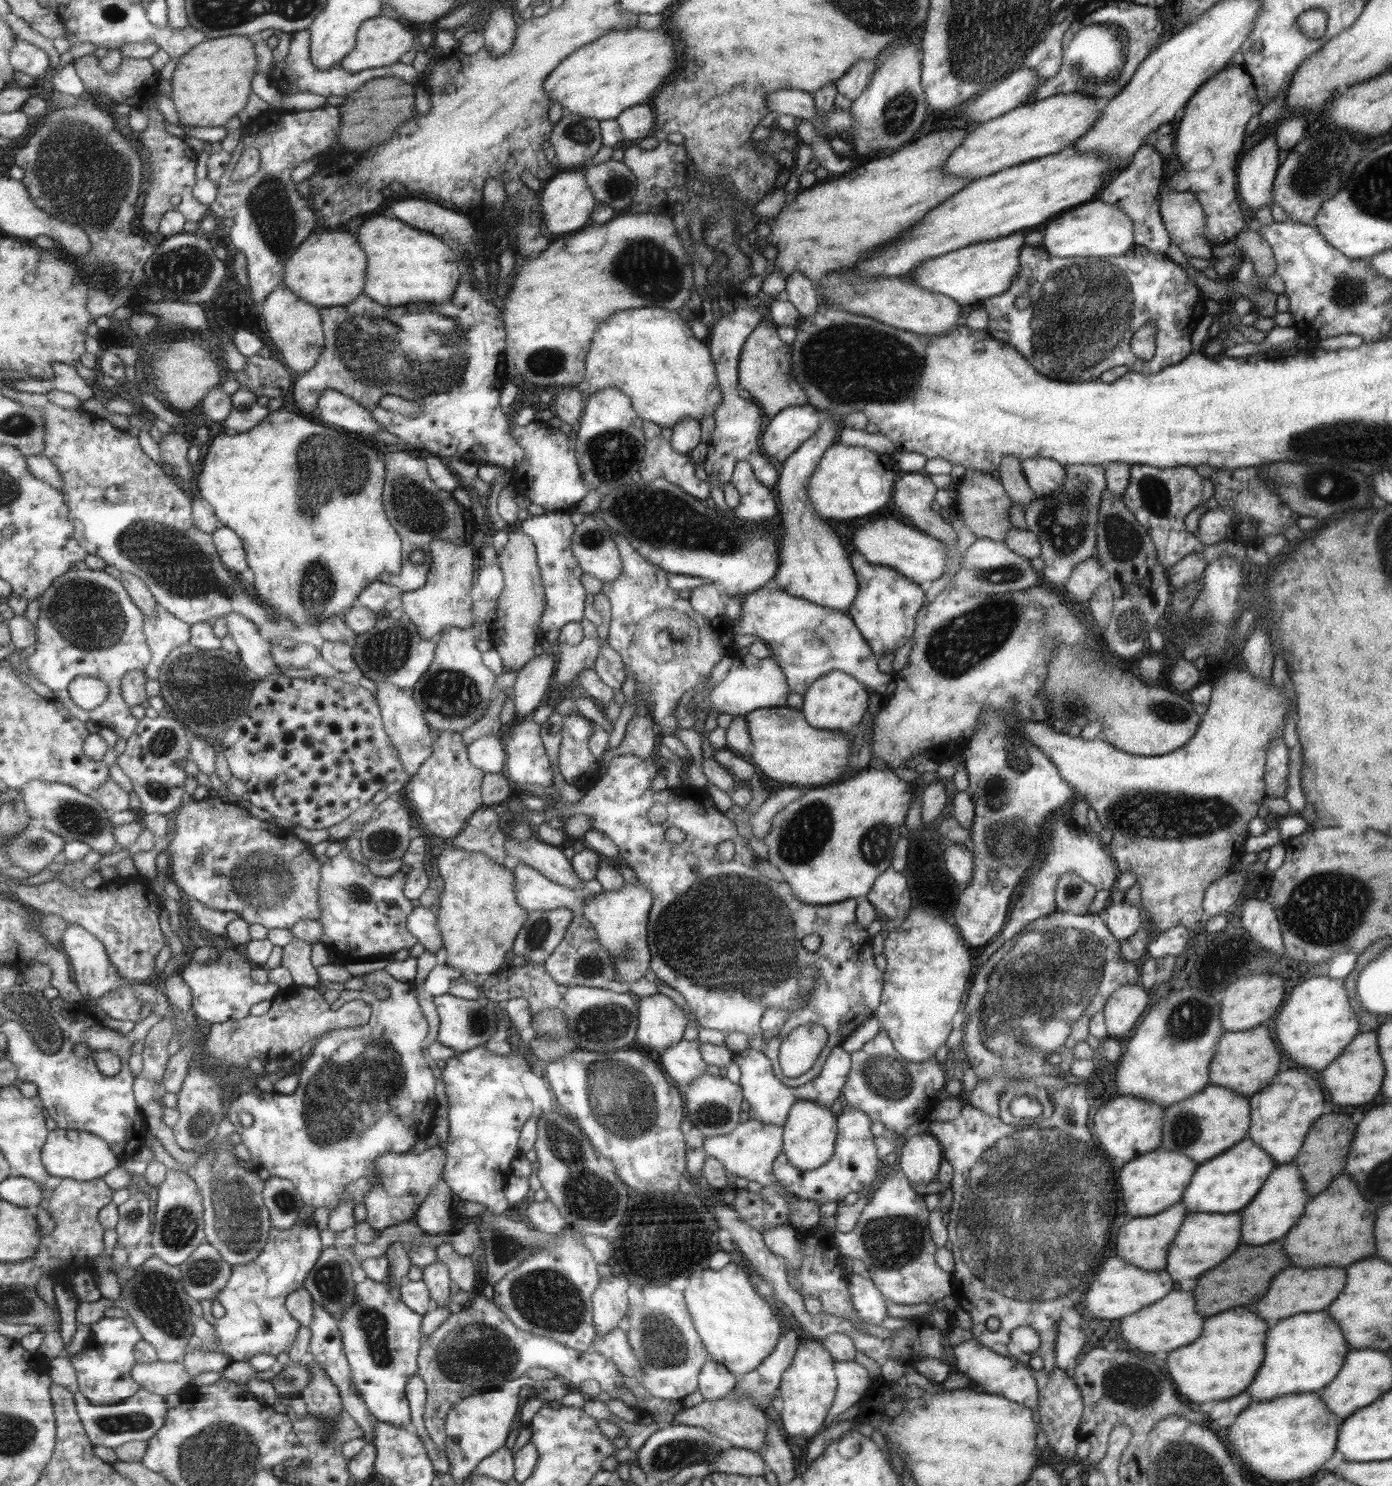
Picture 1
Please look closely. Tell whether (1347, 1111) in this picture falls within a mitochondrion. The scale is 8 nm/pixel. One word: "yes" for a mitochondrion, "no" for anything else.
no

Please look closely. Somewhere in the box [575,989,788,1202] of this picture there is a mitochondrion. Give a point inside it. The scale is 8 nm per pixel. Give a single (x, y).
(614, 1088)

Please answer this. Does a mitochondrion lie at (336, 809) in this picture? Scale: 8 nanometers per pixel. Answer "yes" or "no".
no

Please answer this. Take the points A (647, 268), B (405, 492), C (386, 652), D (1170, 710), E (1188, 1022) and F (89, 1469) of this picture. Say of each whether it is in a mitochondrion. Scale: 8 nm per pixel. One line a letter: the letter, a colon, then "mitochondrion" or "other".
A: mitochondrion
B: mitochondrion
C: mitochondrion
D: mitochondrion
E: mitochondrion
F: other

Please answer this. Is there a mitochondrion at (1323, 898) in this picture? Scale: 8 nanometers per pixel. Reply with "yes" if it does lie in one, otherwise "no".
yes

